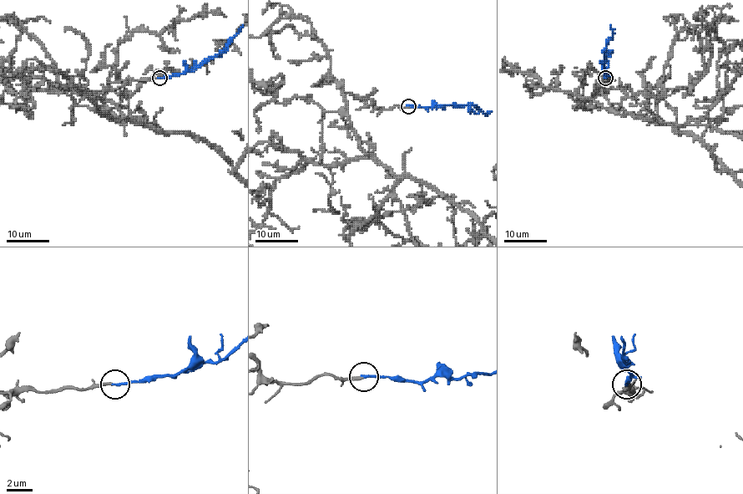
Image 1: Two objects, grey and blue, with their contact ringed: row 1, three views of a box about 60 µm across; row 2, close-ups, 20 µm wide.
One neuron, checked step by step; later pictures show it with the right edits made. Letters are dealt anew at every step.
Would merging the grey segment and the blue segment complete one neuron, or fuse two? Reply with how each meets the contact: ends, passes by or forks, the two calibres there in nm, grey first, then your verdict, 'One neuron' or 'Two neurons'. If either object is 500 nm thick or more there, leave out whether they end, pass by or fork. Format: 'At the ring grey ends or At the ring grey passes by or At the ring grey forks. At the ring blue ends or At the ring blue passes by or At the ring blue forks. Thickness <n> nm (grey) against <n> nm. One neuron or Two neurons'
At the ring grey ends. At the ring blue ends. Thickness 200 nm (grey) against 190 nm. One neuron

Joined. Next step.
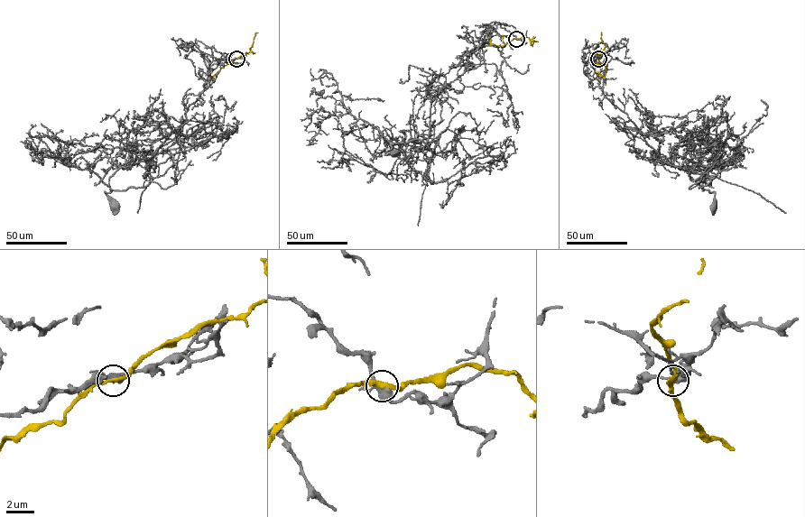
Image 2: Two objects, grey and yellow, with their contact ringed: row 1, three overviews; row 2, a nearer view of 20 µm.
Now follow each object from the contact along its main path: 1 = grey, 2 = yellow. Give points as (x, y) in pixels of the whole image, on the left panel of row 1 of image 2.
1: (236, 59), (220, 65), (160, 146), (147, 173), (152, 180), (105, 192), (115, 205)
2: (236, 59), (210, 78), (209, 72)

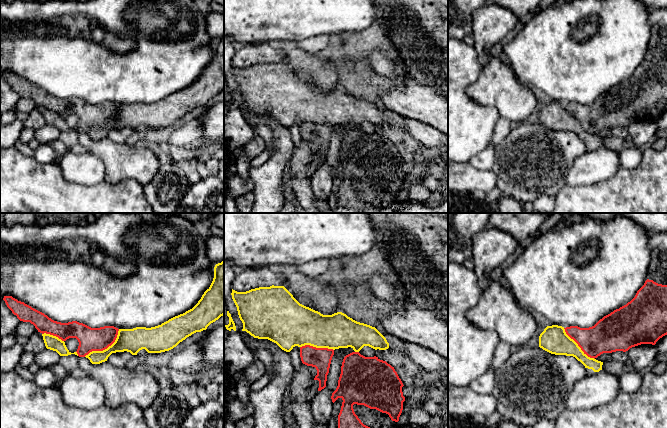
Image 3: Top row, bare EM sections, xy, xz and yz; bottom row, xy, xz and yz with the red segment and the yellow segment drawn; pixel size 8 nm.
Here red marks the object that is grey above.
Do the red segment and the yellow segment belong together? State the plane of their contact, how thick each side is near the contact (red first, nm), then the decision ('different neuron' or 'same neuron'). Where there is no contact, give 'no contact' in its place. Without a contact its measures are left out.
xy | 190/190 nm | different neuron

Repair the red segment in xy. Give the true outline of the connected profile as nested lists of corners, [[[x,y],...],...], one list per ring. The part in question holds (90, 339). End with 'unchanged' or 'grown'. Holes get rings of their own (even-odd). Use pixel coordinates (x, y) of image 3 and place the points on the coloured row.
[[[4,296],[3,300],[20,321],[30,322],[38,332],[56,336],[62,341],[76,338],[79,342],[76,351],[79,357],[85,357],[92,351],[107,349],[115,342],[118,335],[119,329],[114,326],[91,328],[77,321],[61,323],[12,296]]] | unchanged

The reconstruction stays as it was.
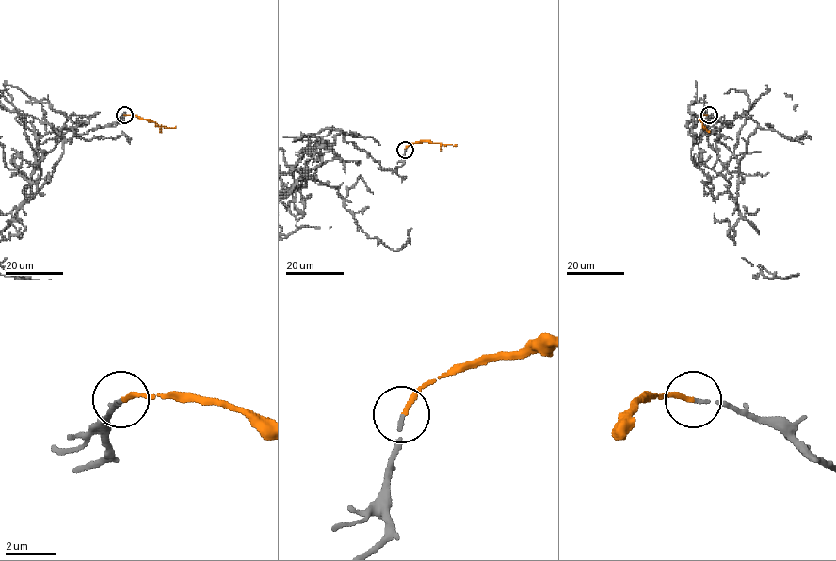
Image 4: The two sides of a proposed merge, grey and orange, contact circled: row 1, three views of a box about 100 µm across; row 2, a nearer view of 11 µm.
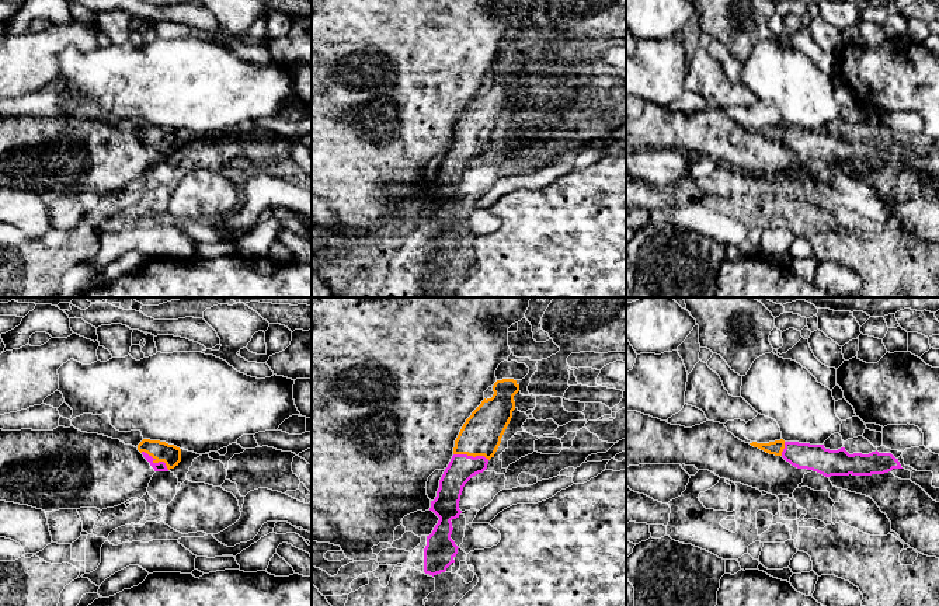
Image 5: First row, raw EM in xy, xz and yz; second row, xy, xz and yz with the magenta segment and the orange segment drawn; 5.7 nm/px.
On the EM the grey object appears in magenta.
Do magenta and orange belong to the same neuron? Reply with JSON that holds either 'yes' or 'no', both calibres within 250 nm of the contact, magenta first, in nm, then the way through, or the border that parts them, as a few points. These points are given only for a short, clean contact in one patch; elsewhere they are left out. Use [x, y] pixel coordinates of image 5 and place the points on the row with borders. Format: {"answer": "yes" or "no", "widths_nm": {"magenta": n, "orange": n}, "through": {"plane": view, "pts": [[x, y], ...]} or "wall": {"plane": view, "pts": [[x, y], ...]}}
{"answer": "yes", "widths_nm": {"magenta": 60, "orange": 110}, "through": {"plane": "xy", "pts": [[160, 466], [156, 463], [163, 456], [170, 455]]}}

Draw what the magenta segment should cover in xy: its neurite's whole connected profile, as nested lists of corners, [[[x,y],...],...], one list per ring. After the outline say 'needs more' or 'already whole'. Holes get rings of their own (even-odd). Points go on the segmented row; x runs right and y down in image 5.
[[[143,439],[138,445],[138,450],[154,471],[168,471],[181,462],[181,449],[166,442]]] | needs more

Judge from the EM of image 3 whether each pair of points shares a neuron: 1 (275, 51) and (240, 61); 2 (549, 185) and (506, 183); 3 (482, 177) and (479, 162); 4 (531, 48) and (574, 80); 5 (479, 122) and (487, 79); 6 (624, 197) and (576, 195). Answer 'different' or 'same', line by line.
1: same
2: same
3: different
4: same
5: different
6: same

